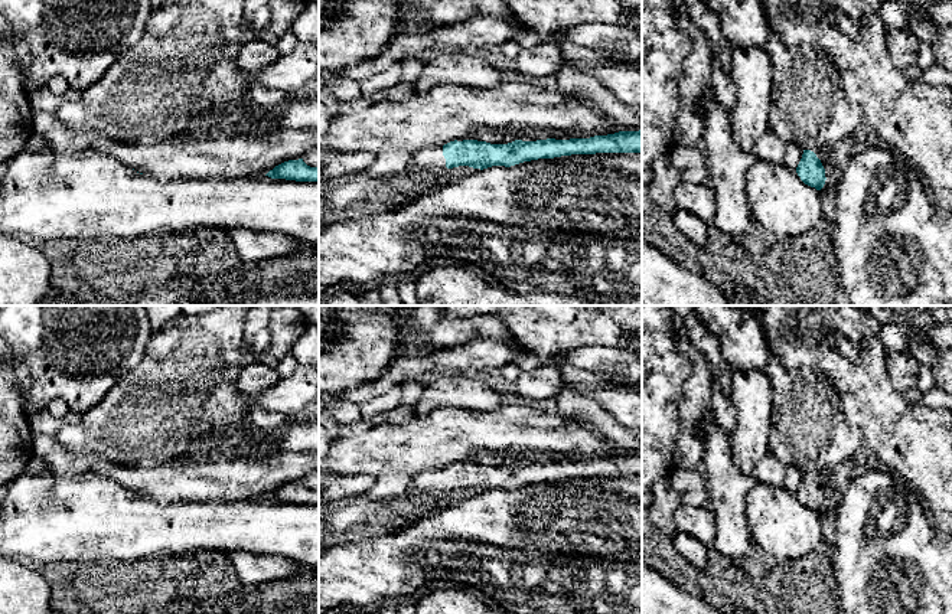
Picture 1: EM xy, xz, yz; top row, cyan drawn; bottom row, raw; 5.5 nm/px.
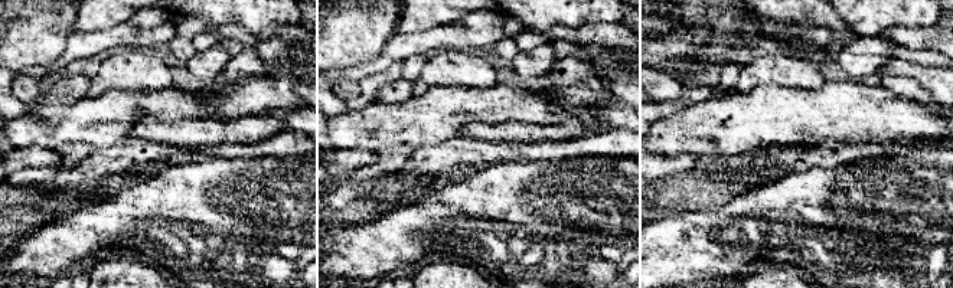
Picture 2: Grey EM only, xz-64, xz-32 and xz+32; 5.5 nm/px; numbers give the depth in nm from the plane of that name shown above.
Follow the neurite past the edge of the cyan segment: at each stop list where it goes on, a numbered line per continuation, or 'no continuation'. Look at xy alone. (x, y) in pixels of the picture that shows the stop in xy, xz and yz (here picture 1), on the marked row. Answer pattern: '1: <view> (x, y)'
no continuation

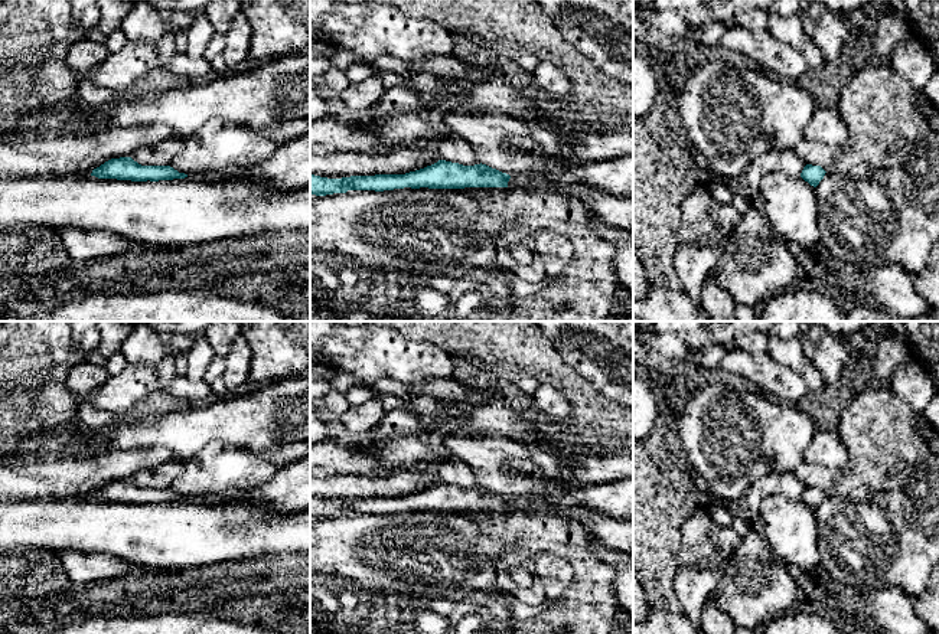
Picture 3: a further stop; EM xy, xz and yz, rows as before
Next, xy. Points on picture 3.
no continuation

